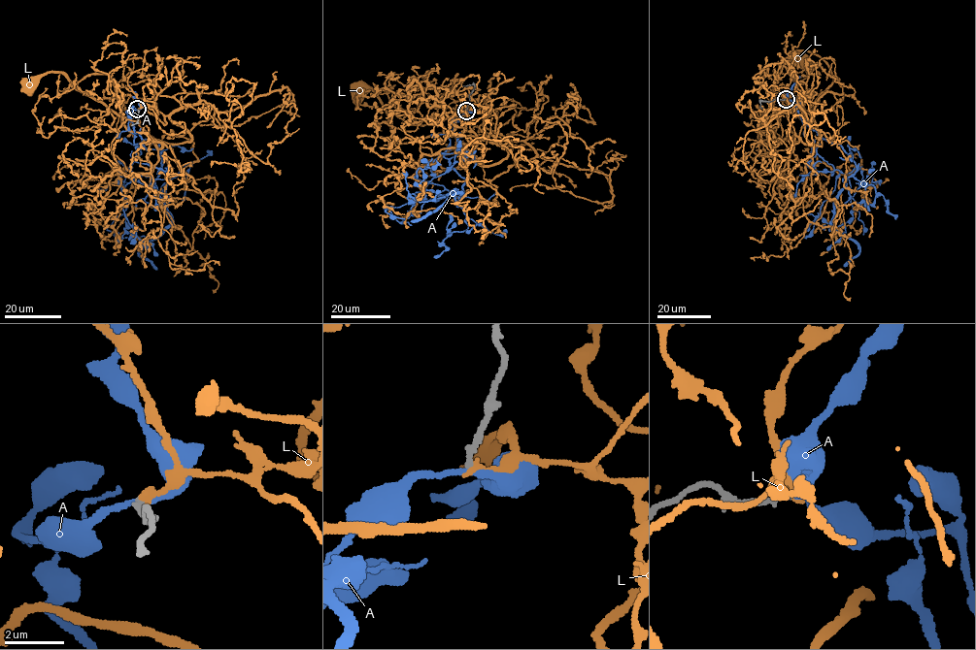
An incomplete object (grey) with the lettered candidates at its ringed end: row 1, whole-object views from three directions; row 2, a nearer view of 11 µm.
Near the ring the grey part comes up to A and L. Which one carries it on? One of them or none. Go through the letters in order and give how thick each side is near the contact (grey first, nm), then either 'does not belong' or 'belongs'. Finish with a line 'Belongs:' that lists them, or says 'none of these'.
A: 200 nm thick on the grey side, 190 nm on the other; does not belong
L: 200 nm thick on the grey side, 280 nm on the other; does not belong
Belongs: none of these

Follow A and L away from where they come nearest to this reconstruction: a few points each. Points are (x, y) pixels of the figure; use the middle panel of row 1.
A: (466, 110), (450, 123), (444, 155), (465, 180), (460, 201), (454, 189), (461, 192), (413, 221), (431, 211)
L: (466, 110), (482, 113), (503, 159), (476, 165), (446, 133), (403, 144), (377, 93), (358, 88)

